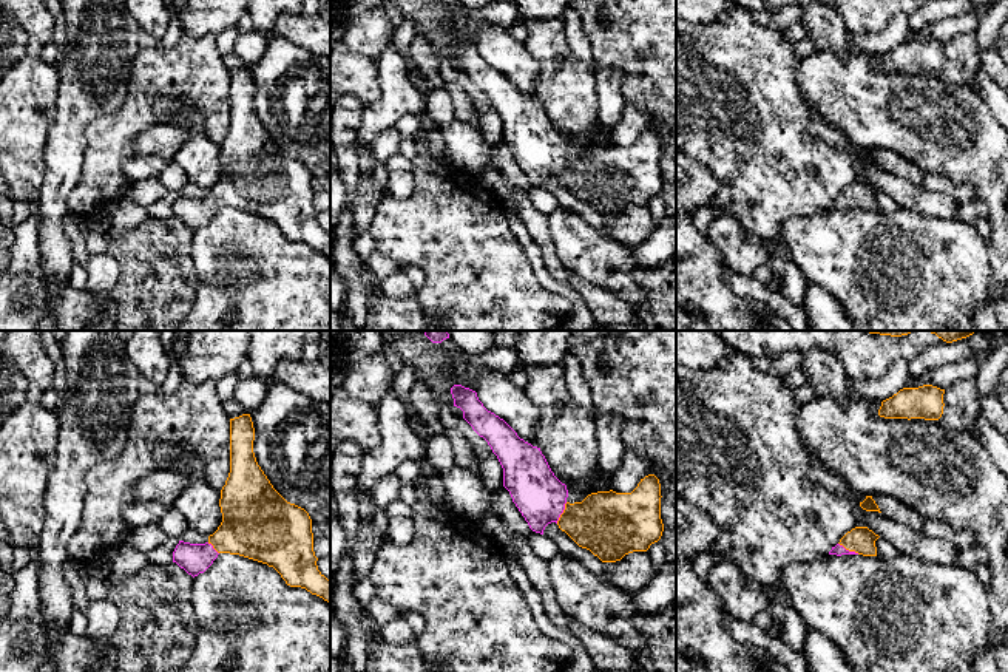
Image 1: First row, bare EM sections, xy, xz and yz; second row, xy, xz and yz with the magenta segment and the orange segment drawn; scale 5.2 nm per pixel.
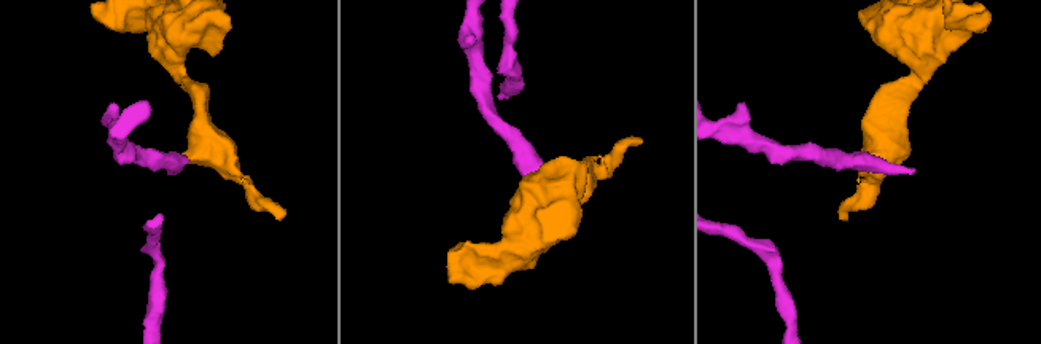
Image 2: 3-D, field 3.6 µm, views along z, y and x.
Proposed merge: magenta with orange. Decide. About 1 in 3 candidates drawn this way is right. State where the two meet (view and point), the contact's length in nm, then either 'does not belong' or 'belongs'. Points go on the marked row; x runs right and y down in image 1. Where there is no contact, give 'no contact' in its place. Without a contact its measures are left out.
xz (562, 512) | 130 nm | belongs

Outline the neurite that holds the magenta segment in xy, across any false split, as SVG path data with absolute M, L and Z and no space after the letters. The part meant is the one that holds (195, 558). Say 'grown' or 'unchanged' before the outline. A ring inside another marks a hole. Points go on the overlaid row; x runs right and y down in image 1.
grown | M250 414L230 419L230 473L221 490L222 522L205 544L179 541L173 562L193 578L204 573L219 553L239 555L273 567L290 587L301 587L330 604L330 581L318 570L309 513L287 502L270 484L253 453Z

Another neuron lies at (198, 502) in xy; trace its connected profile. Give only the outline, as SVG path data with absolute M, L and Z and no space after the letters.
M159 443L154 460L182 474L188 484L173 507L184 516L188 528L204 536L213 535L222 522L219 507L221 491L204 476L204 460L184 443Z

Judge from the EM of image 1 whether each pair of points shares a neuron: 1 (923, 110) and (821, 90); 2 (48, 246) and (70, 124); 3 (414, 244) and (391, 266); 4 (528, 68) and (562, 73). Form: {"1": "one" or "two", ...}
{"1": "one", "2": "one", "3": "two", "4": "two"}

